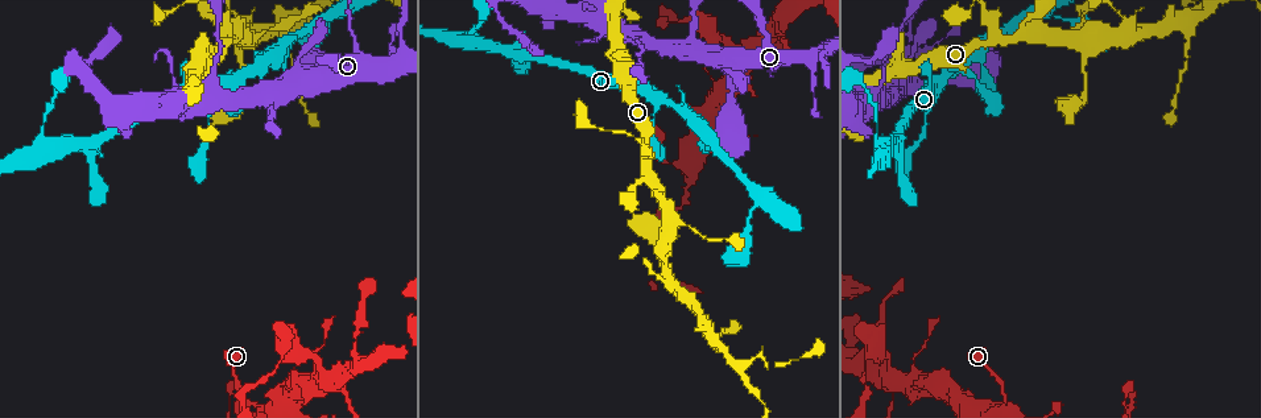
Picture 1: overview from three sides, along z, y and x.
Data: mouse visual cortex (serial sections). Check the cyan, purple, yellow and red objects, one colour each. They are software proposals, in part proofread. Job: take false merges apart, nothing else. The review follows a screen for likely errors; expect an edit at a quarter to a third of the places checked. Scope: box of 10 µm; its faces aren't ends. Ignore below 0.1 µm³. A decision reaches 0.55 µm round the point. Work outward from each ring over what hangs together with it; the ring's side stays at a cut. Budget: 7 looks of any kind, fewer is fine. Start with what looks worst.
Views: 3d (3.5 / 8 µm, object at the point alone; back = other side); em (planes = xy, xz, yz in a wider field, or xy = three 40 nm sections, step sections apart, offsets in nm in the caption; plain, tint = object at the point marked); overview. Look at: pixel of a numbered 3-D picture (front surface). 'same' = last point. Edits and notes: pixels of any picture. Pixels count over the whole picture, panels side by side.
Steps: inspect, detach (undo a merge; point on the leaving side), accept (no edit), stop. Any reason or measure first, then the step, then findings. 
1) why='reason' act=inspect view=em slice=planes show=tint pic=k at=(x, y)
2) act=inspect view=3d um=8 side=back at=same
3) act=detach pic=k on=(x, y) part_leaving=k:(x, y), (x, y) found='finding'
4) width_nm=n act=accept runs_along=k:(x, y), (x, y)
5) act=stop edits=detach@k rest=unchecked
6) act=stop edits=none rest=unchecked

act=inspect view=3d um=8 pic=1 at=(865, 363)

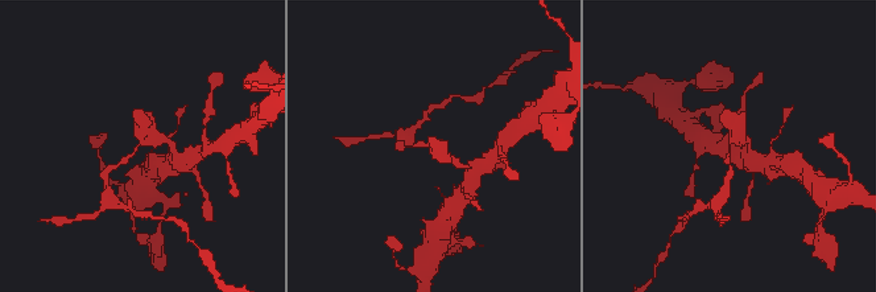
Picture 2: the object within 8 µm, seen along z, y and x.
act=inspect view=3d um=3.5 side=back at=same

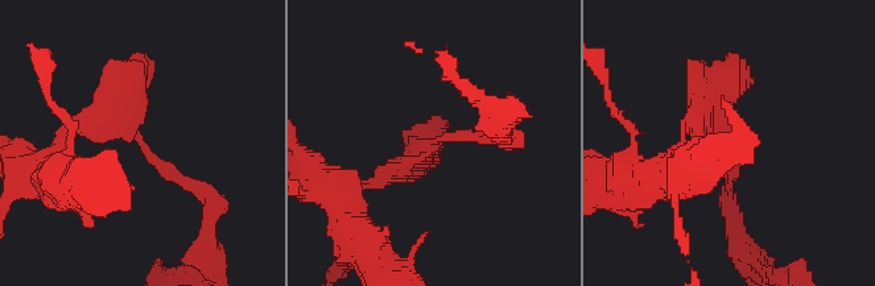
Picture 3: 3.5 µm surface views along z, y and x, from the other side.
arm_widths_nm=150,250 act=detach pic=3 on=(156, 161) part_leaving=3:(120, 115), (160, 168), (209, 195) found='two cells meet here'

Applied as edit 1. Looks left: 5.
why='see it whole again' act=inspect view=overview

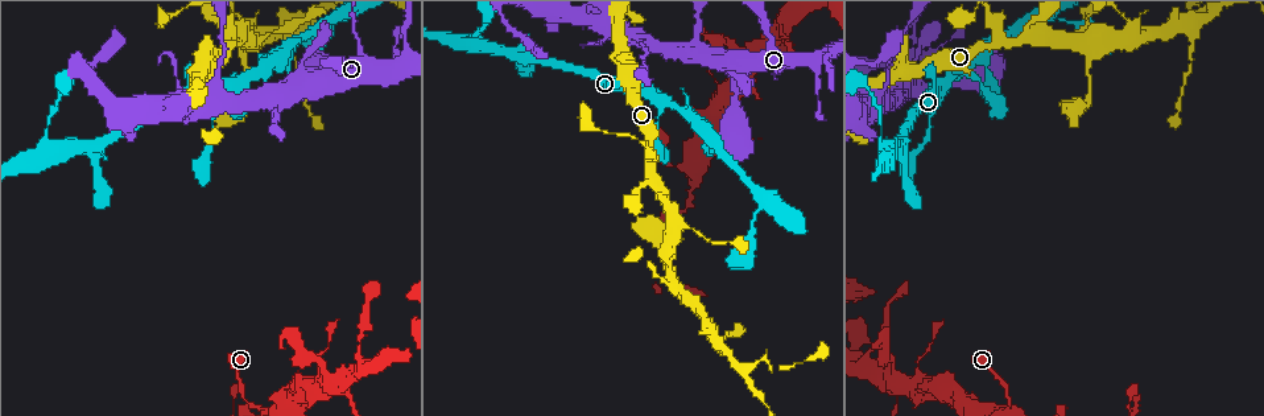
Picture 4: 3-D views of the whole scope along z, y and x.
why='a fork' act=inspect view=em slice=xy step=5 show=tint pic=4 at=(227, 39)

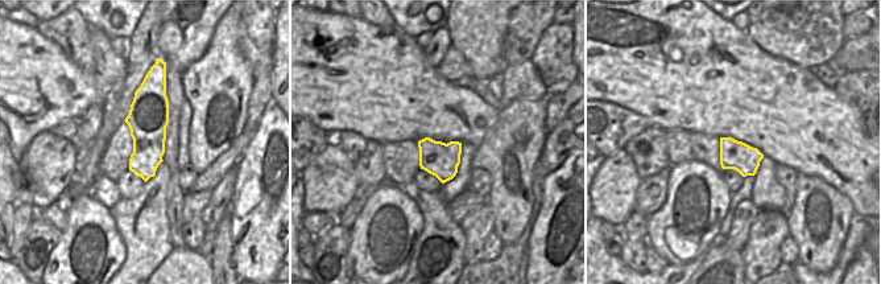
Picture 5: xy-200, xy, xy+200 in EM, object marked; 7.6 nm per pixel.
act=inspect view=3d um=3.5 at=same

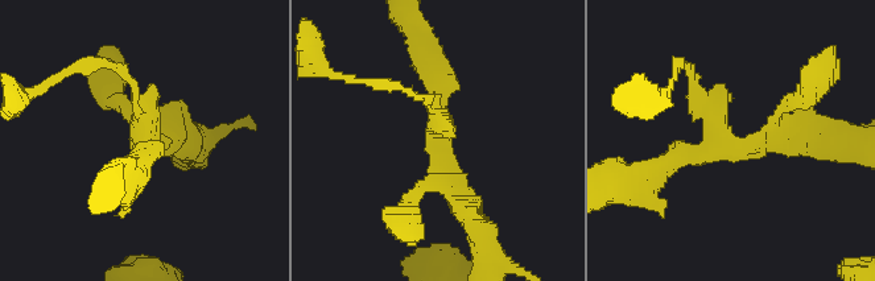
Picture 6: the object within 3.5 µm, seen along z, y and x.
arm_widths_nm=150,250,300 act=accept runs_along=6:(426, 49), (442, 160), (467, 205) found='continuous, no second cell'

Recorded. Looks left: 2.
why='sharp bend' act=inspect view=3d um=3.5 pic=4 at=(476, 42)

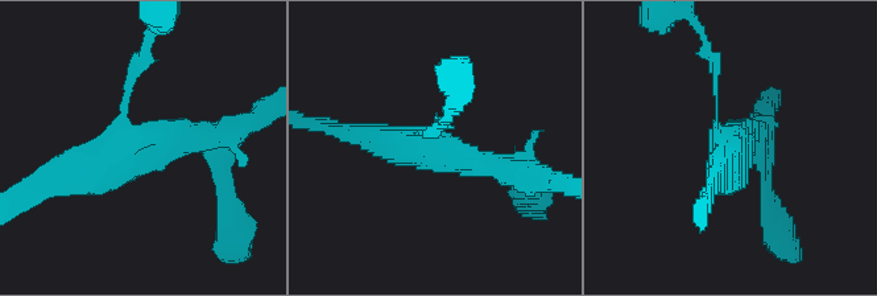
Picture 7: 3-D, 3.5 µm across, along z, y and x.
arms=3 arm_widths_nm=100,300,400 why='now the EM' act=inspect view=em slice=xy step=1 show=tint pic=7 at=(142, 138)

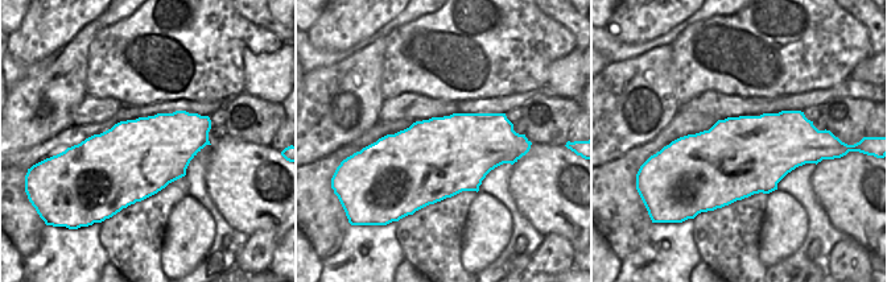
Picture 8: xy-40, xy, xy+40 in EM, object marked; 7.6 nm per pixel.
act=accept runs_along=7:(226, 134), (141, 138), (69, 173) found='all the same cell'

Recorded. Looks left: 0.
act=stop edits=detach@3 rest=unchecked

